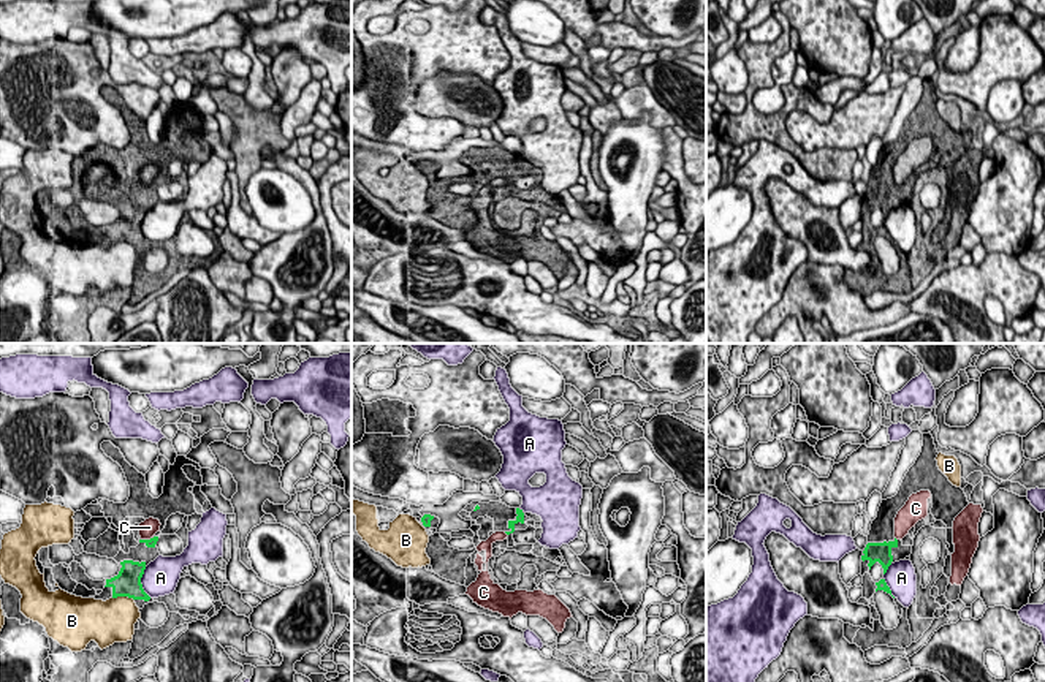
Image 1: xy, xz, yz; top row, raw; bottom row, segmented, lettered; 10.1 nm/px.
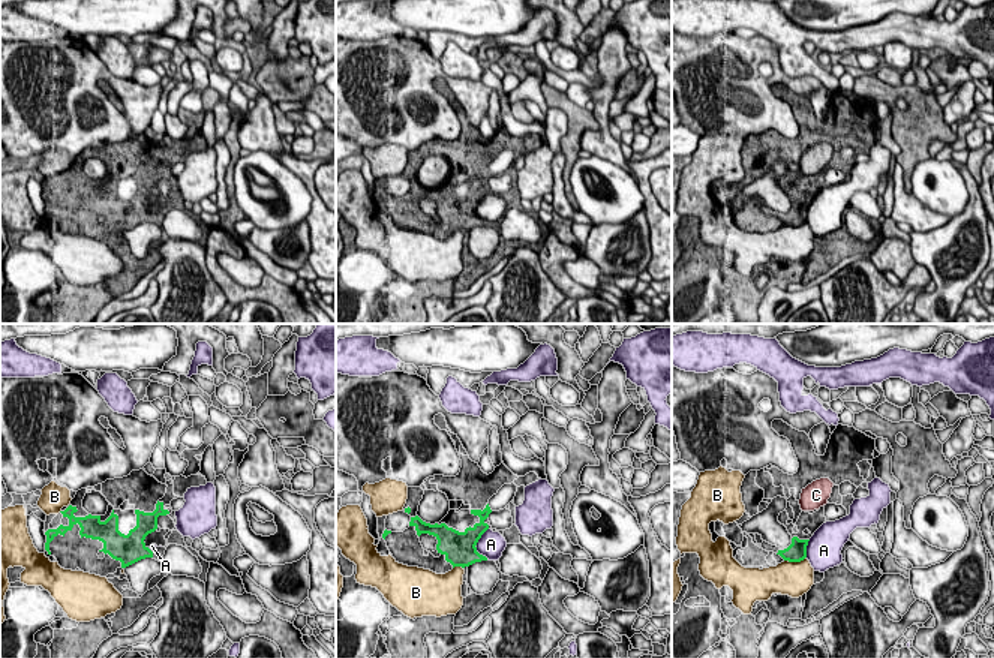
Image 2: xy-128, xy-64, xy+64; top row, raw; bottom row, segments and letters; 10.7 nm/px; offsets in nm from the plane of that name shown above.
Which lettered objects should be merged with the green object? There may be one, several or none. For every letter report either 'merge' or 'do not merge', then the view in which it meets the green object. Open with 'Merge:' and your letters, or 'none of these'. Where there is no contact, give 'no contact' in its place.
Merge: none of these
A: do not merge; contact in xy
B: do not merge; contact in xy
C: do not merge; contact in xy

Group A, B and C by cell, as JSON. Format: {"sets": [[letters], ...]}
{"sets": [["A"], ["B"], ["C"]]}

